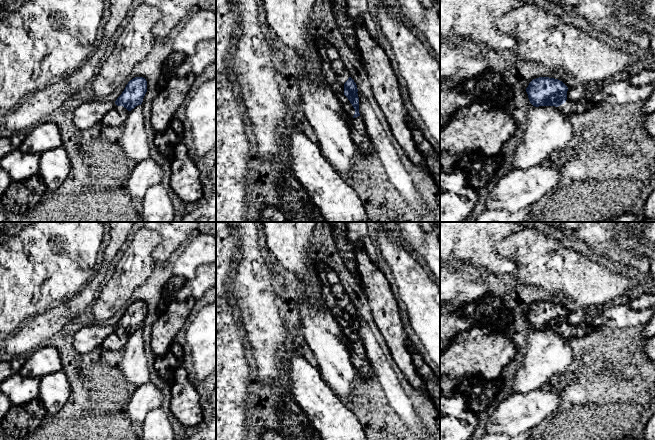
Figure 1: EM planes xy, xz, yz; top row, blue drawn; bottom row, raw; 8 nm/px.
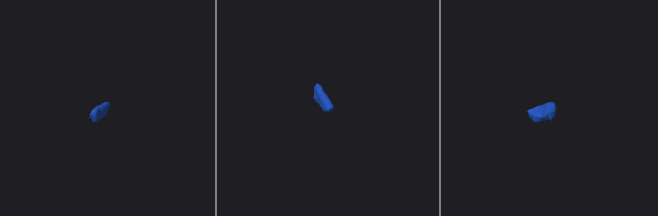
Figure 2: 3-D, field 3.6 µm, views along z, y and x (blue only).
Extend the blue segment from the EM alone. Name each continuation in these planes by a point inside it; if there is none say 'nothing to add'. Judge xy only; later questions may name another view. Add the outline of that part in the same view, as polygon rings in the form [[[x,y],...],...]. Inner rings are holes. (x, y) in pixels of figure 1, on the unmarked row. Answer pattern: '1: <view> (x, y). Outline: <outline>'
1: xy (117, 339). Outline: [[[115,329],[100,345],[99,348],[107,351],[121,350],[128,341],[129,335],[123,330]]]

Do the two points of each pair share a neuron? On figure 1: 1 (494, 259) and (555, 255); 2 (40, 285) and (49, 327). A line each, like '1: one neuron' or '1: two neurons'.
1: two neurons
2: two neurons

